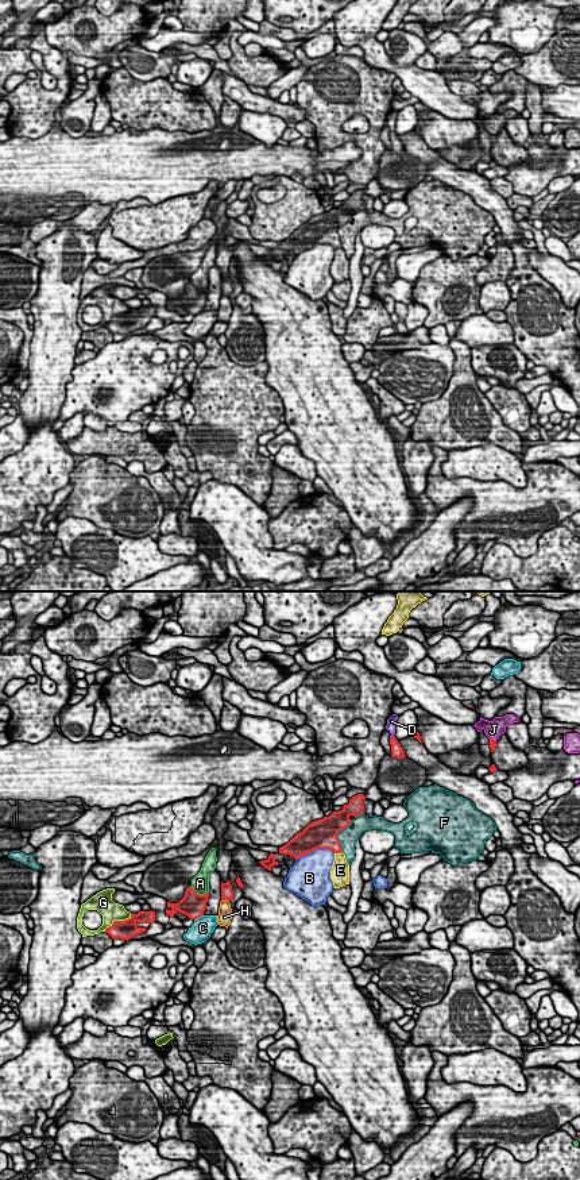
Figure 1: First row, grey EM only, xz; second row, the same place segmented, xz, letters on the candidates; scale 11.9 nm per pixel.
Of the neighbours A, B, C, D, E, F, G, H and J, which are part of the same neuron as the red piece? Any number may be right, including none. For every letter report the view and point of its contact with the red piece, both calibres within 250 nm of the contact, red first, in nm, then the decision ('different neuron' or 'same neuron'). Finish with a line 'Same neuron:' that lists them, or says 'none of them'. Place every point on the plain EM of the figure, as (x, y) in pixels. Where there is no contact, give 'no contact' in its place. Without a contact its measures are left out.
A: contact xz (198, 289); calibres 300 and 220 nm; different neuron
B: contact xz (314, 245); calibres 360 and 400 nm; different neuron
C: contact xz (198, 312); calibres 300 and 240 nm; different neuron
D: contact xz (391, 131); calibres 160 and 120 nm; same neuron
E: contact xz (337, 247); calibres 320 and 220 nm; different neuron
F: contact xz (336, 230); calibres 360 and 220 nm; different neuron
G: contact xz (118, 316); calibres 220 and 240 nm; different neuron
H: contact xz (225, 294); calibres 160 and 170 nm; different neuron
J: contact xz (492, 135); calibres 100 and 220 nm; different neuron
Same neuron: D

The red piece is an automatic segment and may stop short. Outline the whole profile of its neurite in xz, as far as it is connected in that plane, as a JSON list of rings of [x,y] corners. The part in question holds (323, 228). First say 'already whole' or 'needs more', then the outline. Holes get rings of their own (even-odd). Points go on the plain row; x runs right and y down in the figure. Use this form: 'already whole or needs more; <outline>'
already whole; [[[357,189],[344,200],[340,207],[333,207],[329,212],[310,217],[302,227],[297,228],[286,240],[279,243],[279,248],[290,250],[295,255],[309,250],[316,244],[330,244],[341,248],[337,228],[351,219],[351,211],[357,212],[364,208],[363,196],[366,192]]]

